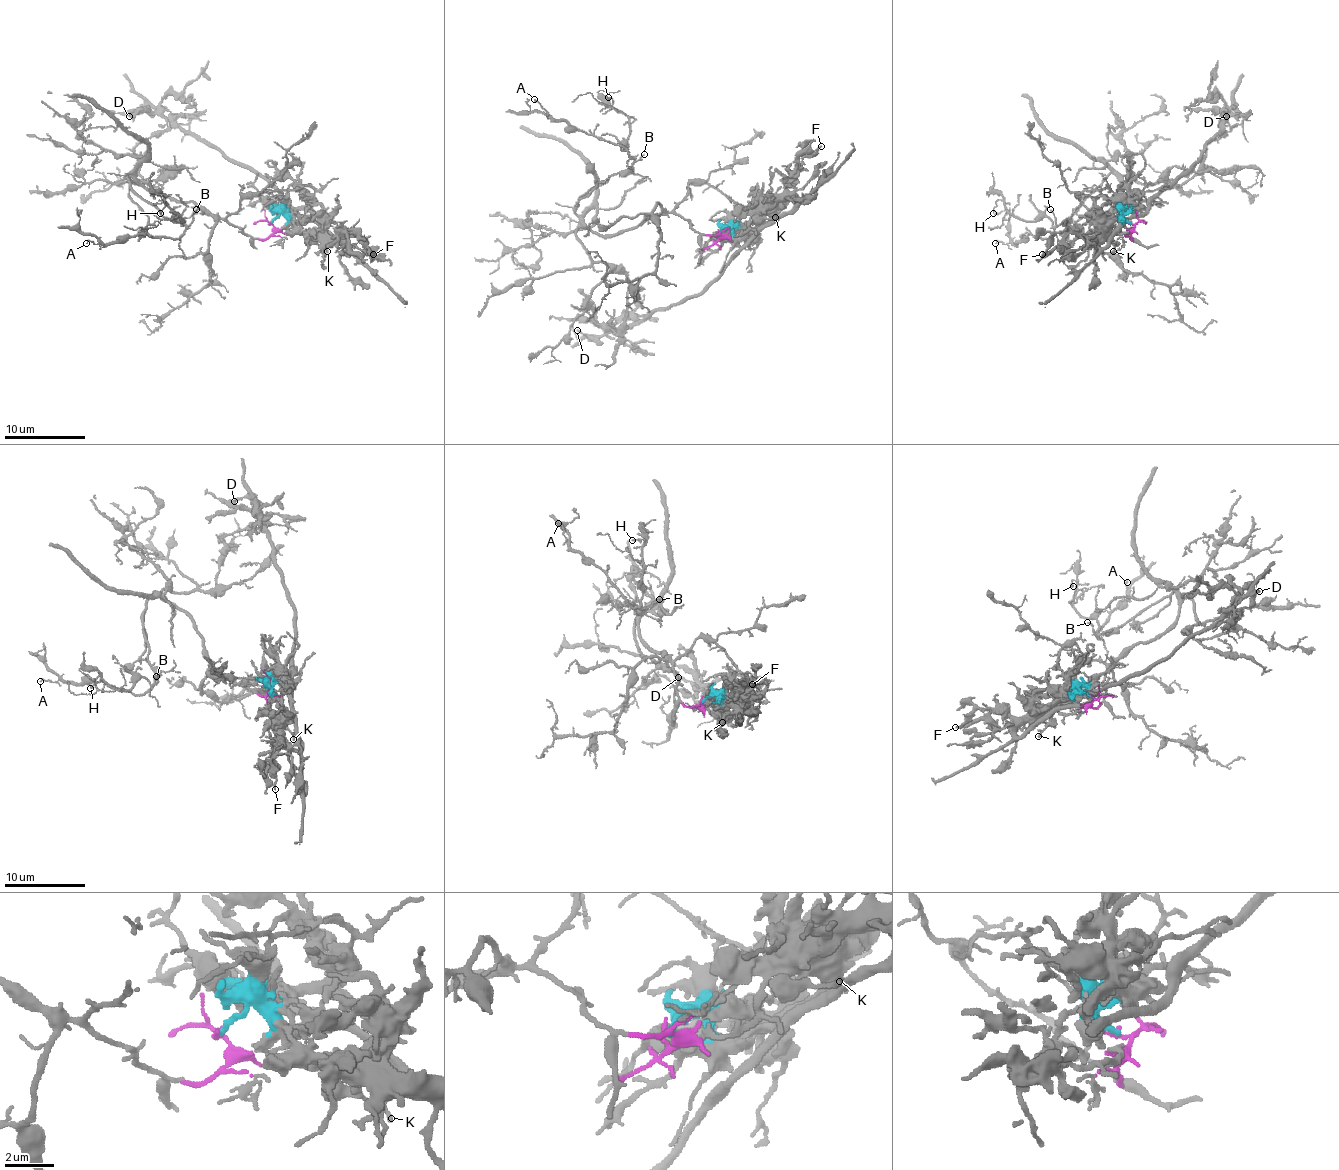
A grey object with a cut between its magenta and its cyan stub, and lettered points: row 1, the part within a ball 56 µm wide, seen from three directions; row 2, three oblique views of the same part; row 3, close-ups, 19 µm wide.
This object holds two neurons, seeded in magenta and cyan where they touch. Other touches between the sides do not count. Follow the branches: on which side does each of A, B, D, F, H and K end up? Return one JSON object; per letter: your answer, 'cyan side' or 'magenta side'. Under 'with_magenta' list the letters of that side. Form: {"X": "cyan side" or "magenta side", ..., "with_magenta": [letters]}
{"A": "magenta side", "B": "magenta side", "D": "cyan side", "F": "cyan side", "H": "magenta side", "K": "cyan side", "with_magenta": ["A", "B", "H"]}

